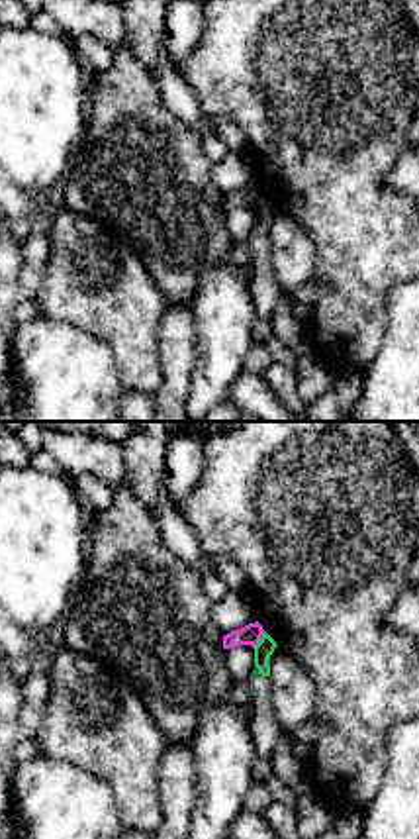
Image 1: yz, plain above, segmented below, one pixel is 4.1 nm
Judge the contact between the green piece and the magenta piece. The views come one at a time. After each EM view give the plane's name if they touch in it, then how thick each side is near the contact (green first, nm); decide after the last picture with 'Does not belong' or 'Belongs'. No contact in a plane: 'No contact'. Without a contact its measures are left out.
Touches green in yz. Thickness 80 nm (green) against 90 nm

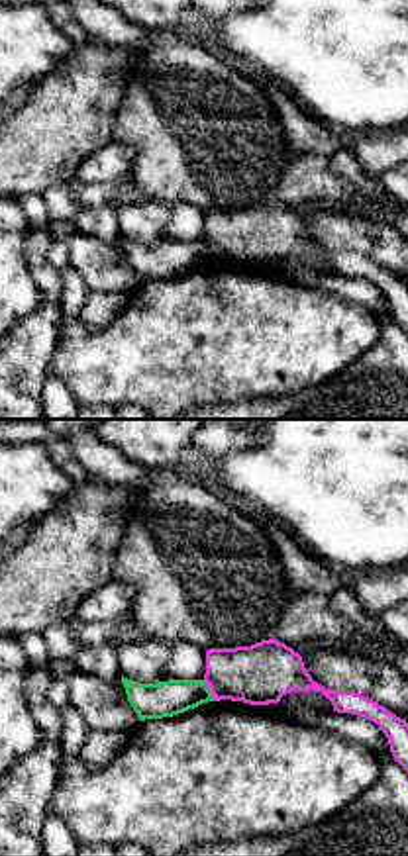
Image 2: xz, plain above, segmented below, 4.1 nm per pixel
Touches green in xz. Thickness 140 nm (green) against 260 nm

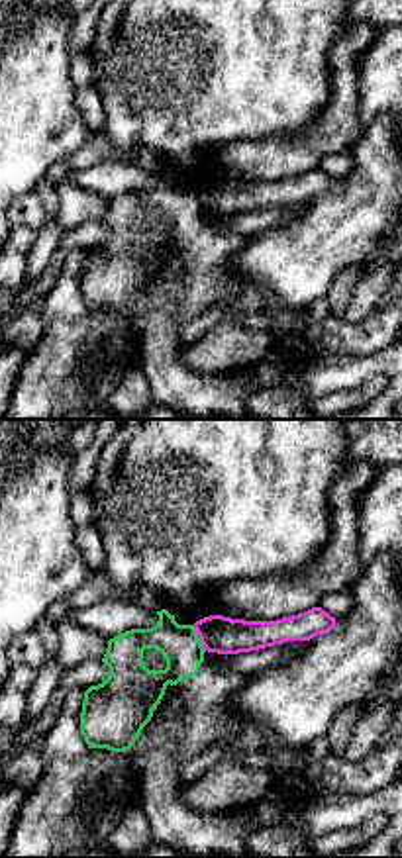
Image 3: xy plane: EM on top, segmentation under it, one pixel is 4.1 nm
Touches green in xy. Thickness 160 nm (green) against 160 nm

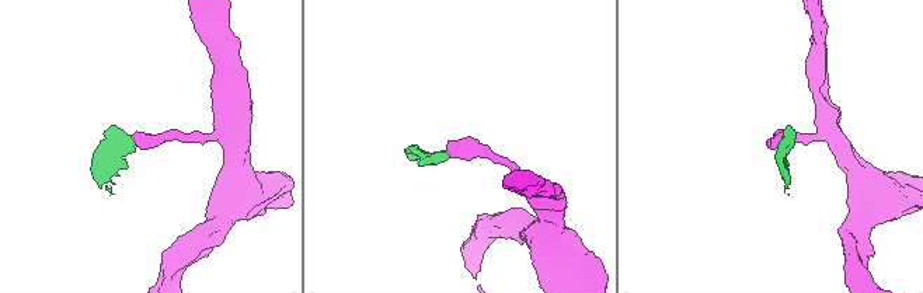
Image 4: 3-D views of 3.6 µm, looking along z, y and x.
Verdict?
Does not belong

